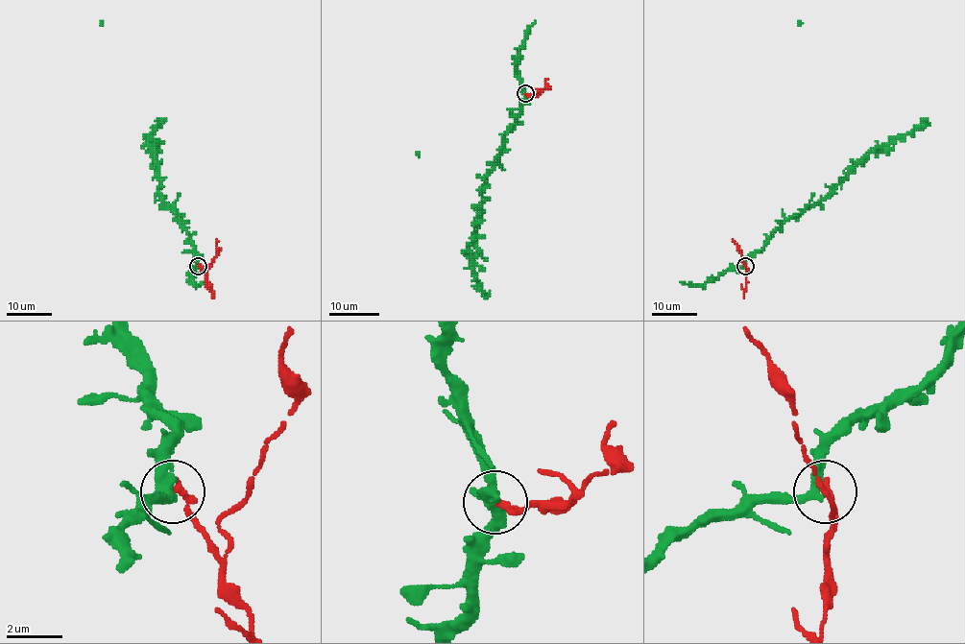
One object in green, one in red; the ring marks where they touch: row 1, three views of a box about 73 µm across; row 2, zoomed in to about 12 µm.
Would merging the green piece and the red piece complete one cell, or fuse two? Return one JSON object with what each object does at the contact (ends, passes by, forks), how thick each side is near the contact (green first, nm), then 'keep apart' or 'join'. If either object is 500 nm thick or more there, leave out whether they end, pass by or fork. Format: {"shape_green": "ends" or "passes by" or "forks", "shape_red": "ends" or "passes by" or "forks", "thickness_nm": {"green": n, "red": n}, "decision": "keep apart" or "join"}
{"shape_green": "passes by", "shape_red": "ends", "thickness_nm": {"green": 300, "red": 240}, "decision": "keep apart"}

